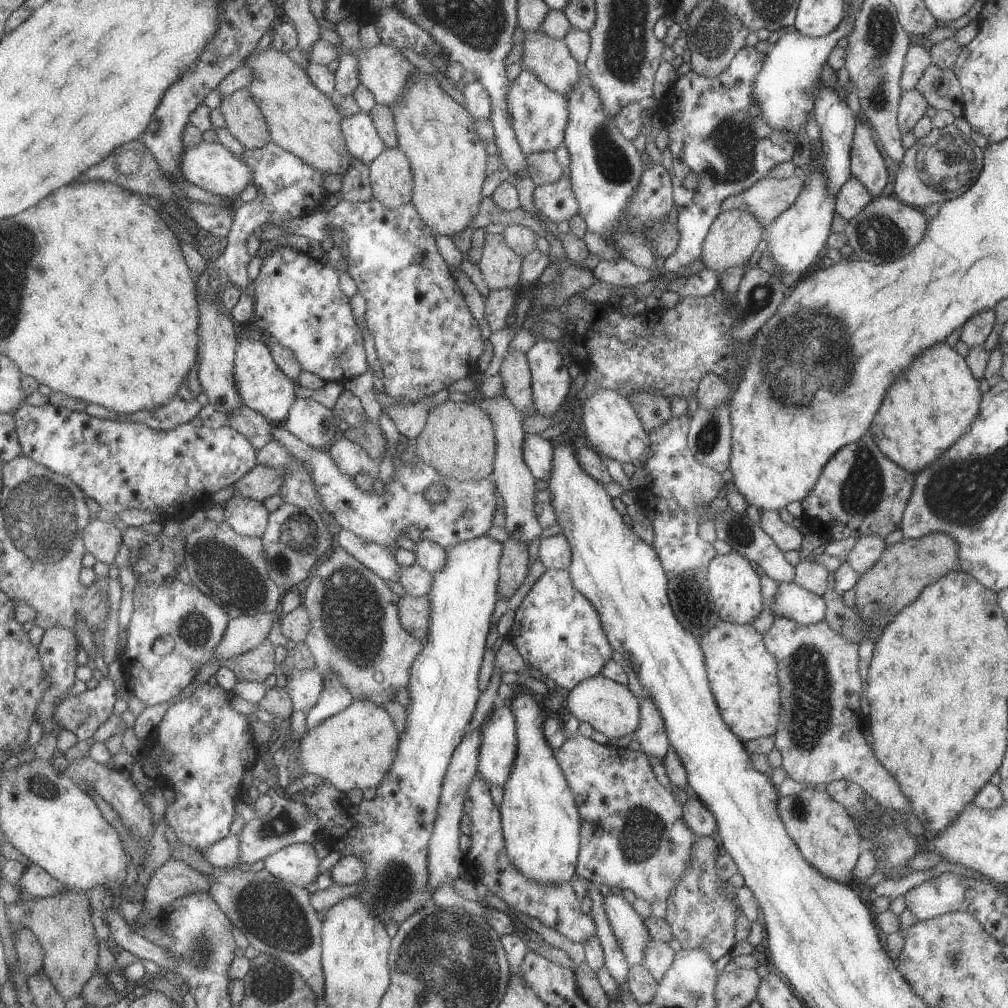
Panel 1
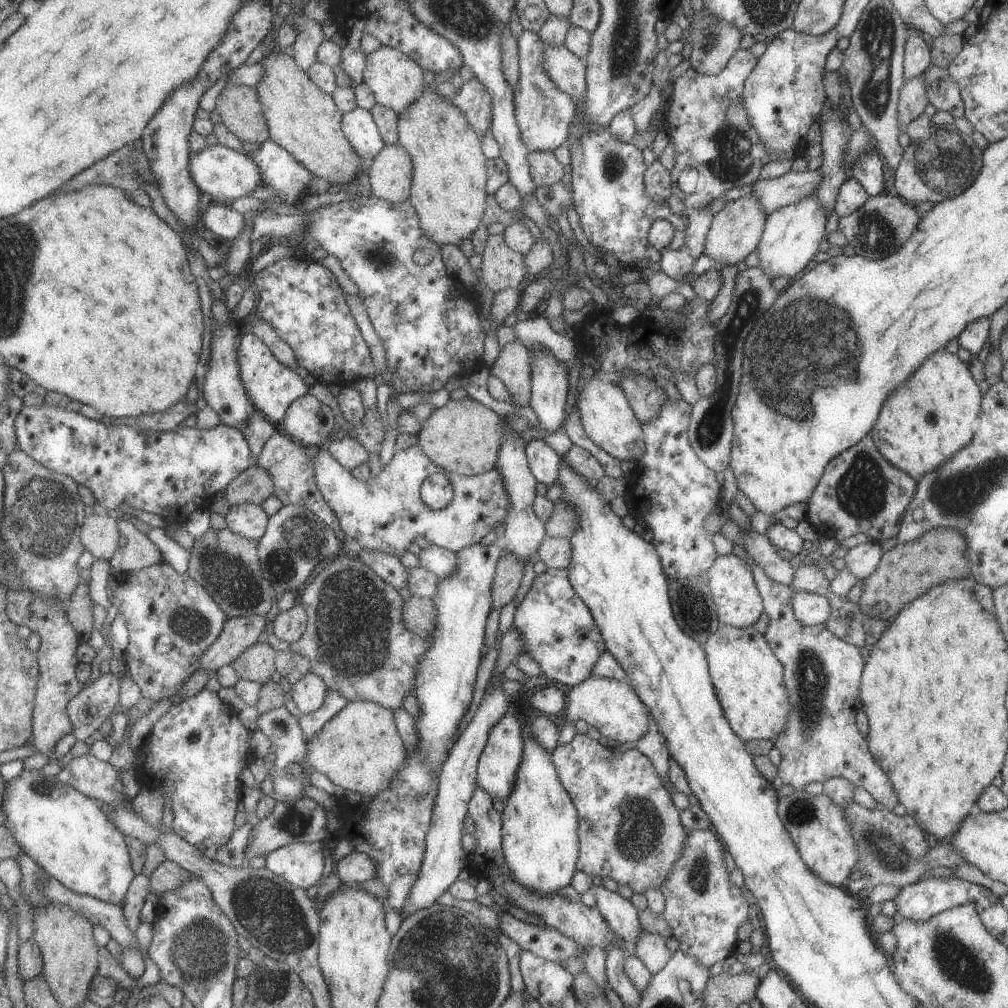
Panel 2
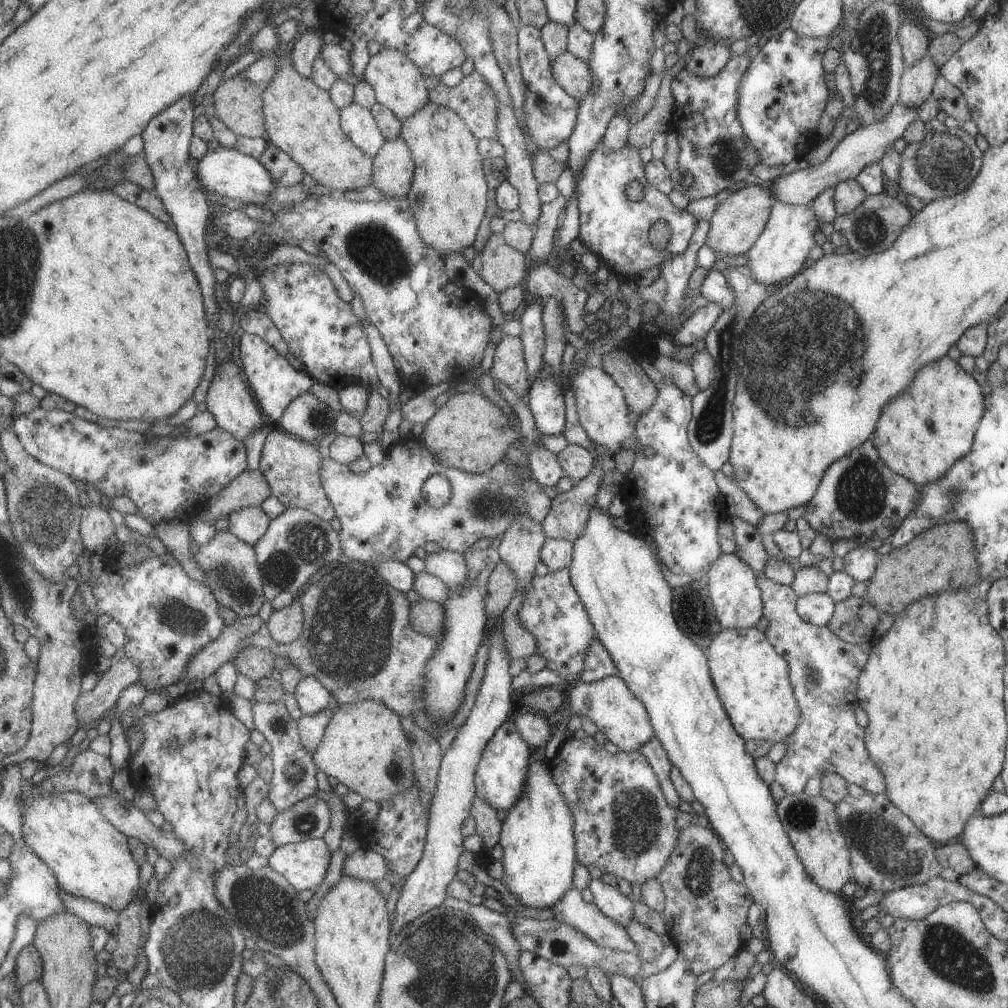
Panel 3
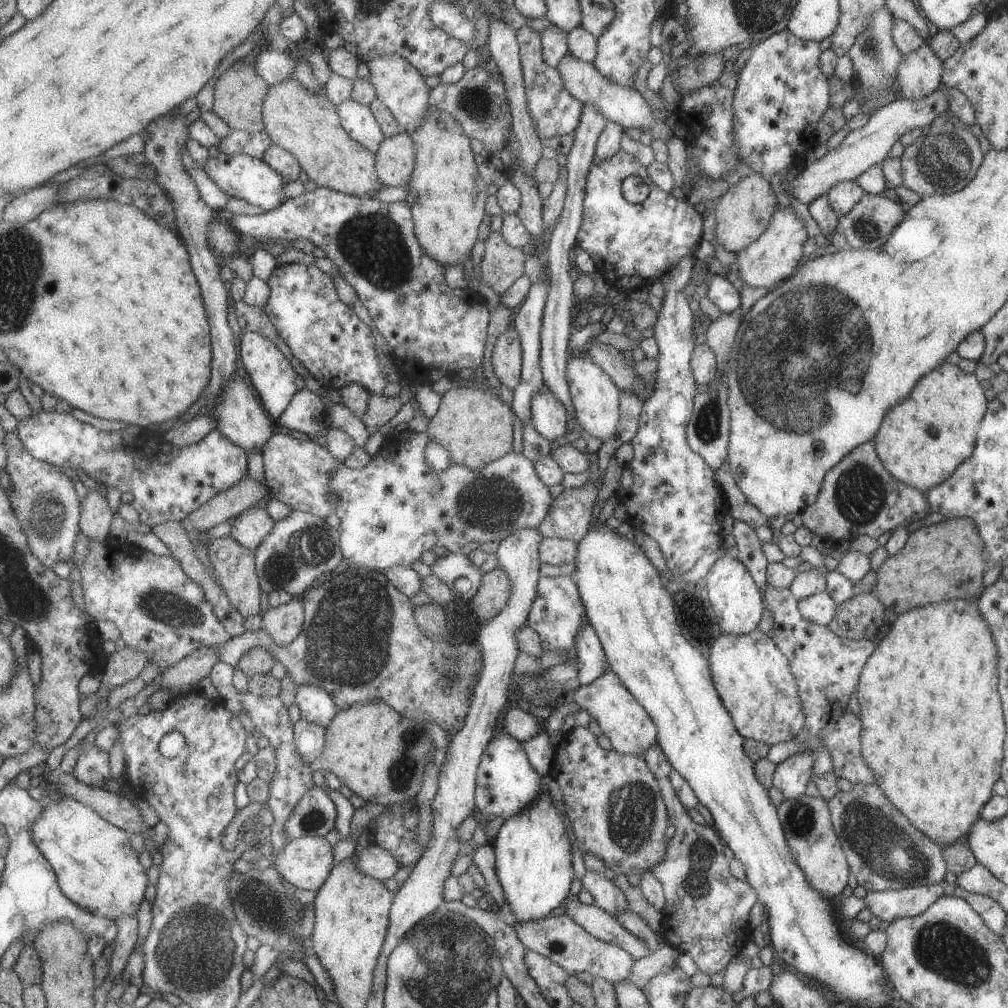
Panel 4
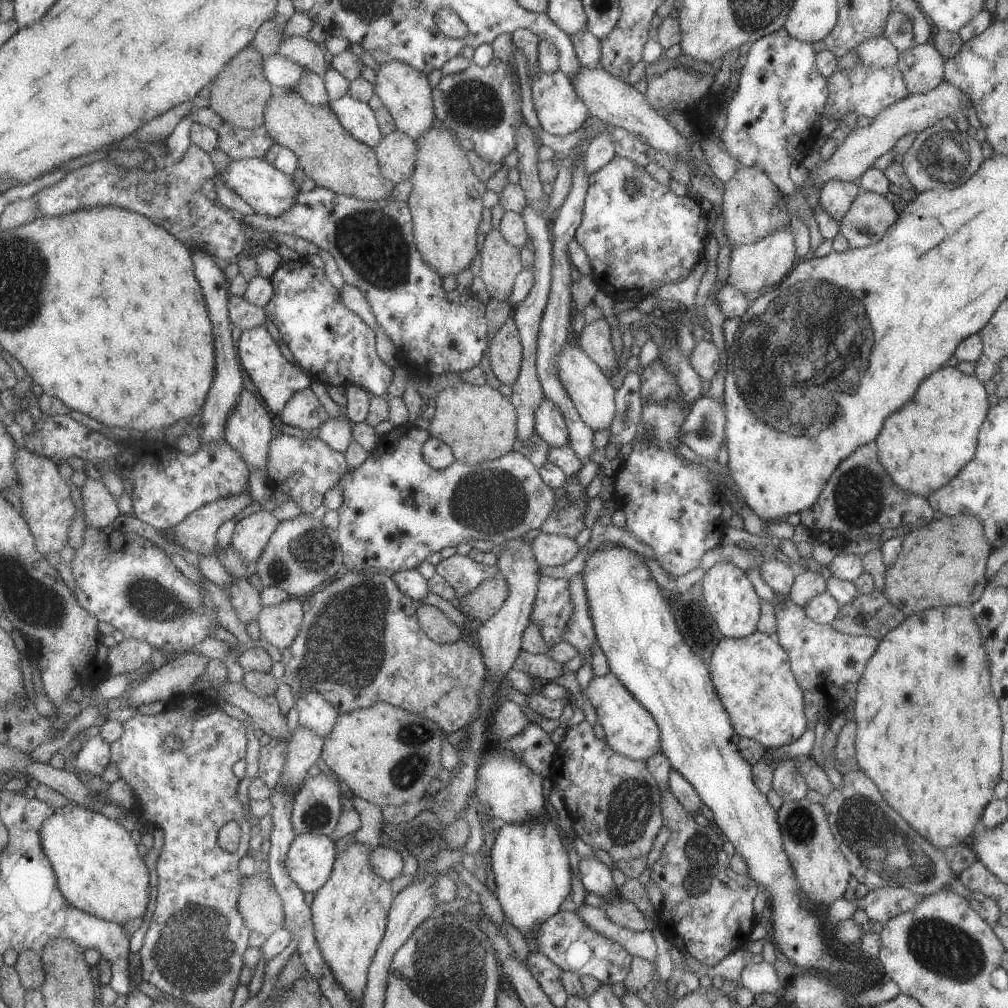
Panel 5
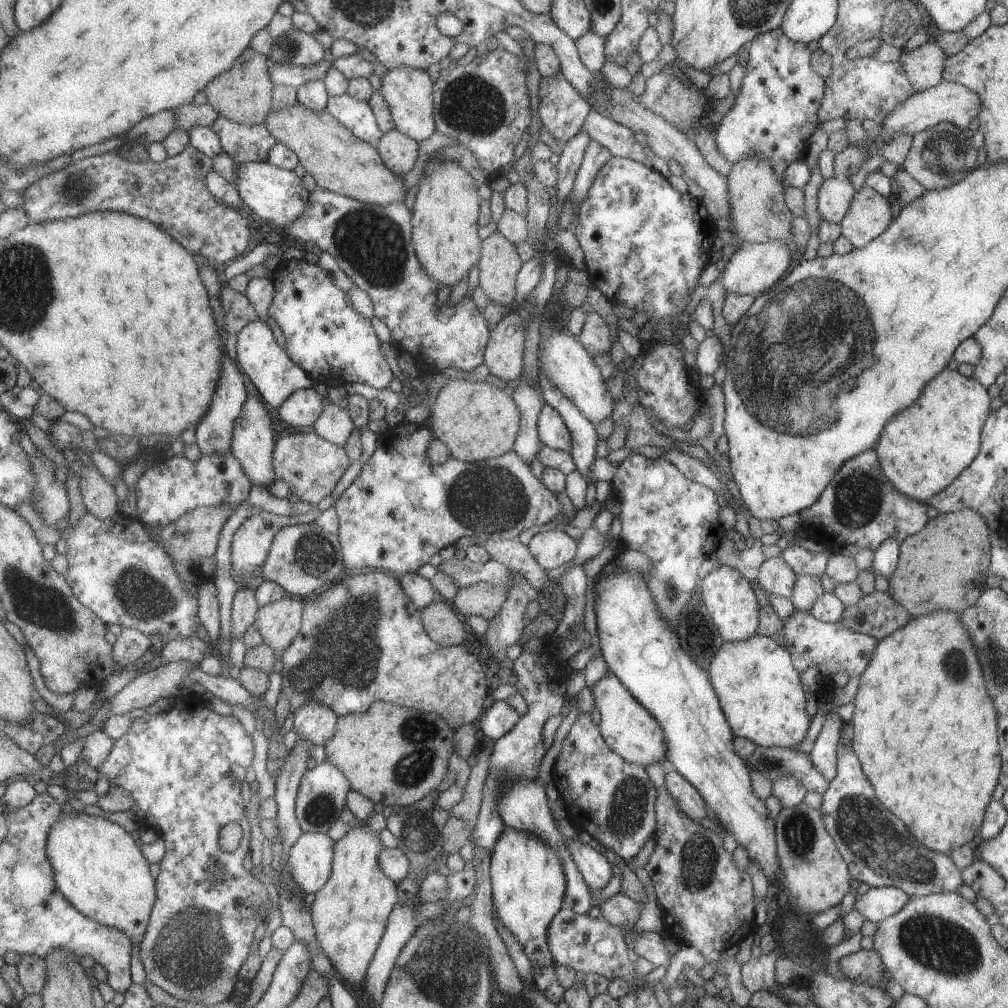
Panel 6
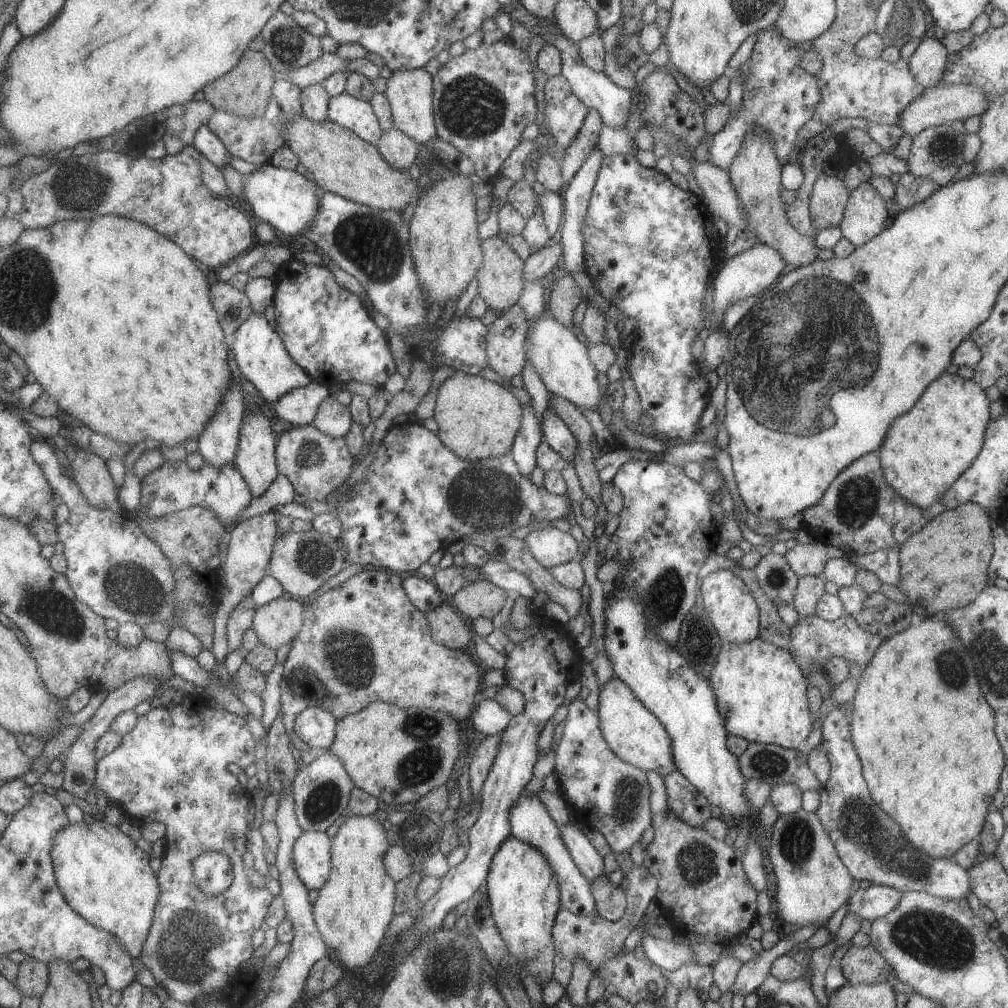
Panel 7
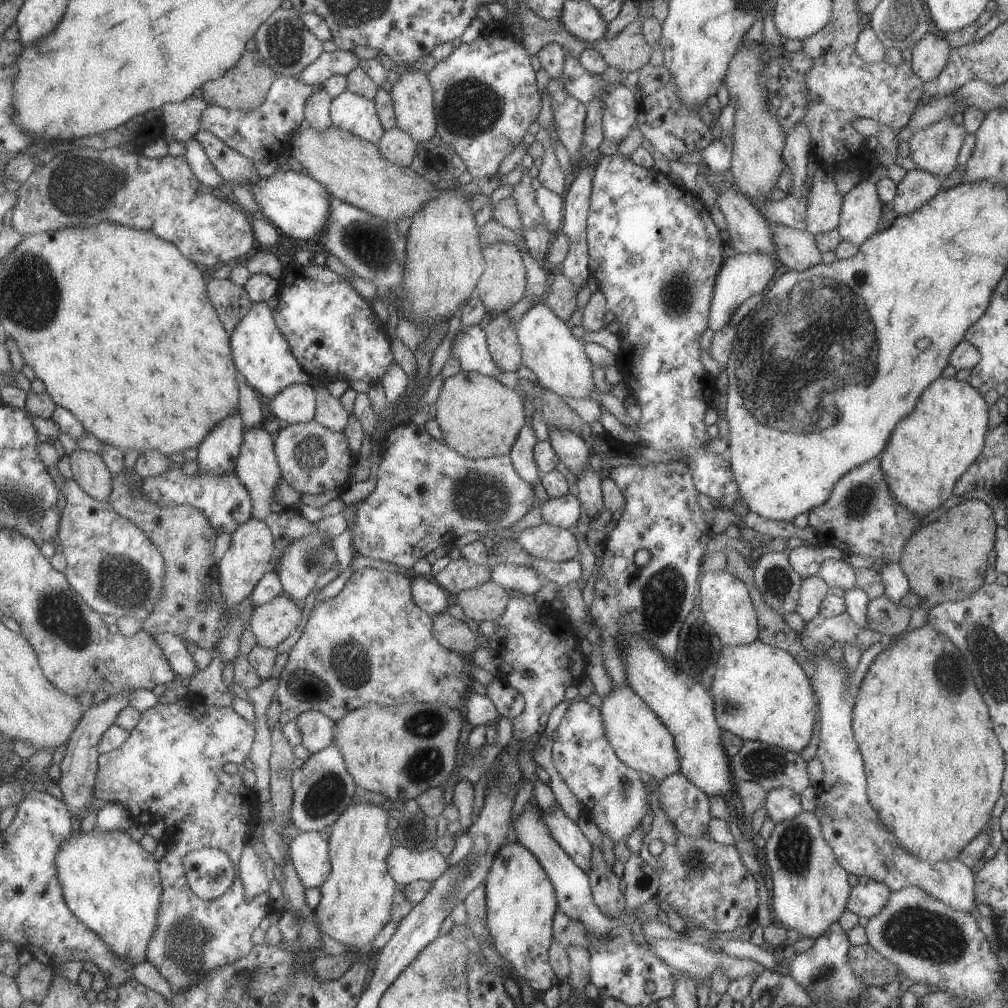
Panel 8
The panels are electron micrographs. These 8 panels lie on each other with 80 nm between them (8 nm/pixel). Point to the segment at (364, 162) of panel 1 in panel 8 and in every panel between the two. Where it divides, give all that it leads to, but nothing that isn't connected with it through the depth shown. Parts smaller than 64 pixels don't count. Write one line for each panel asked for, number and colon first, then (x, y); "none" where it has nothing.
2: (358, 126)
3: (356, 122)
4: (357, 120)
5: (356, 118)
6: (356, 116)
7: (356, 115)
8: (349, 112)

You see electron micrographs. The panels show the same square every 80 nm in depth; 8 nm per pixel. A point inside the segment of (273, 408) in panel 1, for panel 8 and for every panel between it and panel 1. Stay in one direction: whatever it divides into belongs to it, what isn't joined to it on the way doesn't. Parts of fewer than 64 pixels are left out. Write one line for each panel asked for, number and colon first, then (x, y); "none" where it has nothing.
2: (270, 387)
3: (273, 382)
4: (273, 380)
5: (274, 380)
6: (269, 372)
7: (269, 372)
8: (260, 353)

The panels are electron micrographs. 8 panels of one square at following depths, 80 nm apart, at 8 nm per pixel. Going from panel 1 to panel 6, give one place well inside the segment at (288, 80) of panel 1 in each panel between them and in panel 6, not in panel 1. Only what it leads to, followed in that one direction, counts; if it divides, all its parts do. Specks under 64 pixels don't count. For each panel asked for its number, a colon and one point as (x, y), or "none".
2: (300, 118)
3: (299, 118)
4: (306, 124)
5: (327, 154)
6: (339, 162)

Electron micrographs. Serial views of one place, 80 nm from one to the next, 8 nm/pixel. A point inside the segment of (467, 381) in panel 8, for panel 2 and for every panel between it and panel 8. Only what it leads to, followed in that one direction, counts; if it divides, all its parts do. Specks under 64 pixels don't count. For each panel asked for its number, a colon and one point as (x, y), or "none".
2: (463, 436)
3: (468, 433)
4: (474, 427)
5: (477, 423)
6: (475, 420)
7: (477, 418)

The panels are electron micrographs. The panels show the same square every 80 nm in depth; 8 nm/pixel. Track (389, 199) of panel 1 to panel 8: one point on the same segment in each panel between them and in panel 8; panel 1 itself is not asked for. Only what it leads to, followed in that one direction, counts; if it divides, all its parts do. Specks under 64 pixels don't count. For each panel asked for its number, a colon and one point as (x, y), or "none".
2: (390, 172)
3: (392, 167)
4: (394, 160)
5: (396, 153)
6: (398, 152)
7: (398, 150)
8: (396, 146)

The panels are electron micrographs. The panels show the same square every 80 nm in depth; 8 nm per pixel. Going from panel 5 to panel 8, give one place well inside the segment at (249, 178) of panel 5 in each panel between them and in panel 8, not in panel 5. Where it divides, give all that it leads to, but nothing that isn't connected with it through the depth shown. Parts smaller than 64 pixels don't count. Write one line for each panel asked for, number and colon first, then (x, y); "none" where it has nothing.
6: (276, 196)
7: (284, 199)
8: (297, 205)

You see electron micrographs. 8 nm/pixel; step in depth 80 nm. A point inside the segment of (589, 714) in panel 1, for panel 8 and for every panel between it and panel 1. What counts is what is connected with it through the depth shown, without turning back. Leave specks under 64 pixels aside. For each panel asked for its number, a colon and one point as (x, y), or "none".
2: (612, 707)
3: (607, 702)
4: (629, 729)
5: (629, 730)
6: (627, 729)
7: (635, 735)
8: (638, 738)

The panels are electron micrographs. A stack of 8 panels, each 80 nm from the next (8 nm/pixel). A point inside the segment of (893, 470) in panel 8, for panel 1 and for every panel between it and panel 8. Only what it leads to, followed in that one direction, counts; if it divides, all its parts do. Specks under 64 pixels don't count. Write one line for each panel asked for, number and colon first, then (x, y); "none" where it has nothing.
1: (929, 405)
2: (933, 413)
3: (922, 431)
4: (921, 440)
5: (923, 445)
6: (921, 450)
7: (925, 449)

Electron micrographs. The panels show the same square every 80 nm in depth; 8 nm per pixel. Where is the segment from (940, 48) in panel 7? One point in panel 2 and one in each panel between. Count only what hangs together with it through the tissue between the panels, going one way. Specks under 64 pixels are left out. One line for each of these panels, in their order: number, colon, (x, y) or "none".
2: (912, 99)
3: (917, 80)
4: (919, 73)
5: (922, 67)
6: (924, 66)

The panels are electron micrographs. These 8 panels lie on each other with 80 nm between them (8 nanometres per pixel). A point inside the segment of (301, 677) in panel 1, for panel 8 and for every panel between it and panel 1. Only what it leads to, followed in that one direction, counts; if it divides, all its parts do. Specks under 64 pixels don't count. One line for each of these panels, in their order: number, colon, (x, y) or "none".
2: (307, 693)
3: (311, 696)
4: (316, 705)
5: (314, 713)
6: (314, 722)
7: (315, 726)
8: (315, 729)

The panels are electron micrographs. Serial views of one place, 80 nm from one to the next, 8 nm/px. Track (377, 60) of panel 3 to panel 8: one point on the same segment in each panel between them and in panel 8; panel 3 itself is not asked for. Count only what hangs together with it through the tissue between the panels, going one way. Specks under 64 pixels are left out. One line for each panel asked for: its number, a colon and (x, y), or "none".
4: (401, 89)
5: (405, 92)
6: (407, 92)
7: (409, 91)
8: (411, 94)

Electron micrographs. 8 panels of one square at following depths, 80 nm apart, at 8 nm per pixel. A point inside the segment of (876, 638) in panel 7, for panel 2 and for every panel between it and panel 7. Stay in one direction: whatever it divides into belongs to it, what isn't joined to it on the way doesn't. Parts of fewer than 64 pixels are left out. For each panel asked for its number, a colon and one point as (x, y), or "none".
2: (821, 673)
3: (823, 671)
4: (825, 667)
5: (822, 660)
6: (816, 649)

